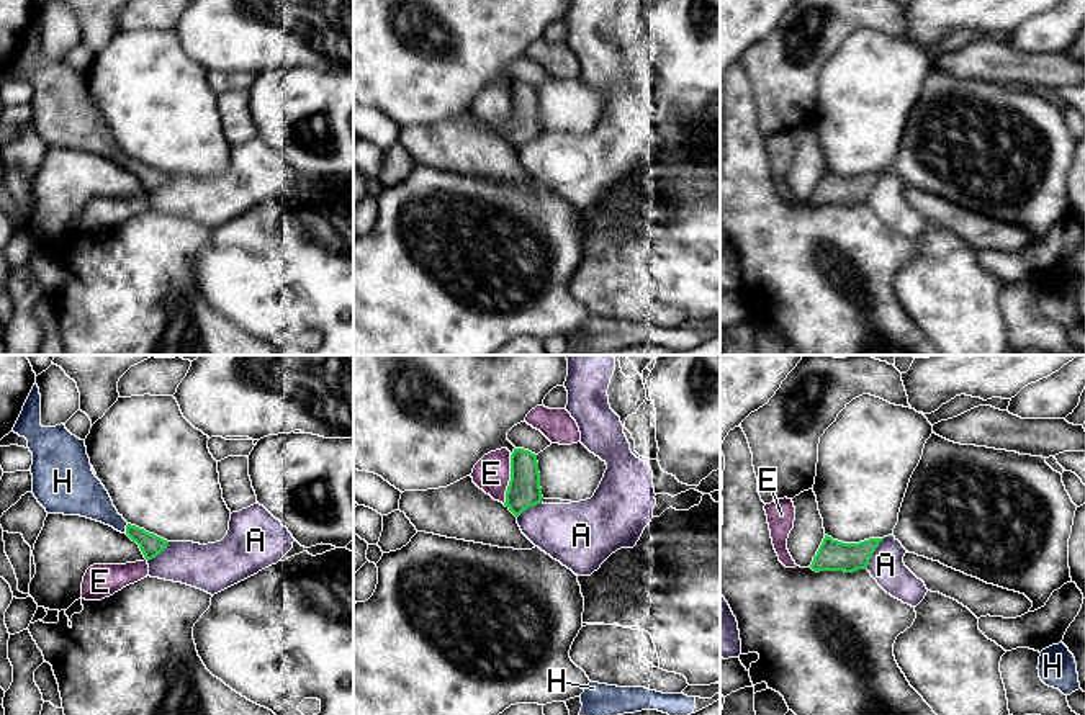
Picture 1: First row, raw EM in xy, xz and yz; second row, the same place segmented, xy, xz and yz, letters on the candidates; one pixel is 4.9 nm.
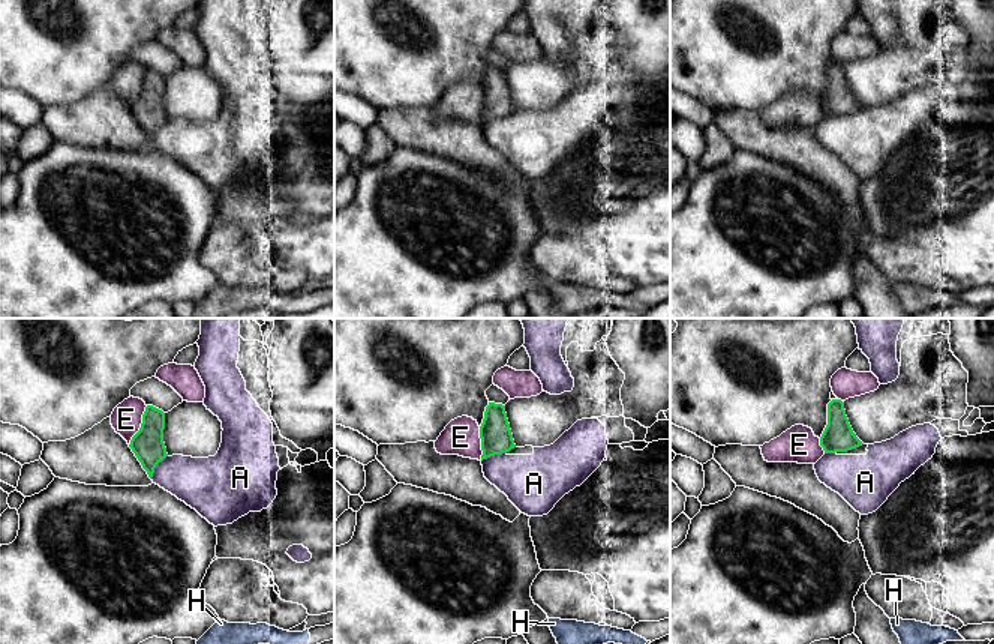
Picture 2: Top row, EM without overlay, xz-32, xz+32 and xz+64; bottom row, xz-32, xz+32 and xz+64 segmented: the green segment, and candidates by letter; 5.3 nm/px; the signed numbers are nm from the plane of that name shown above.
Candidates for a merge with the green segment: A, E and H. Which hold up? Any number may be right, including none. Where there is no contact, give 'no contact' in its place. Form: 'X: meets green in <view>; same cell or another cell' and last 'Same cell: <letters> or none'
A: meets green in yz; another cell
E: meets green in xz; another cell
H: meets green in xy; same cell
Same cell: H

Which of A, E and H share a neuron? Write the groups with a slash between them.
A / E / H

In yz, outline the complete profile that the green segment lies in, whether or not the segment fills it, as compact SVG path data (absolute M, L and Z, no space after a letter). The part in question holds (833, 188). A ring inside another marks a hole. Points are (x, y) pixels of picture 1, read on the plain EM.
M825 169L810 201L817 206L867 203L869 193L882 173L869 172L859 177L843 177Z

